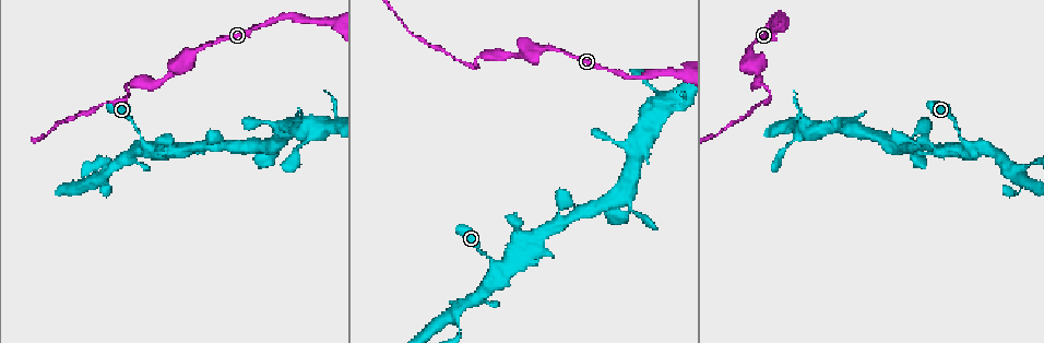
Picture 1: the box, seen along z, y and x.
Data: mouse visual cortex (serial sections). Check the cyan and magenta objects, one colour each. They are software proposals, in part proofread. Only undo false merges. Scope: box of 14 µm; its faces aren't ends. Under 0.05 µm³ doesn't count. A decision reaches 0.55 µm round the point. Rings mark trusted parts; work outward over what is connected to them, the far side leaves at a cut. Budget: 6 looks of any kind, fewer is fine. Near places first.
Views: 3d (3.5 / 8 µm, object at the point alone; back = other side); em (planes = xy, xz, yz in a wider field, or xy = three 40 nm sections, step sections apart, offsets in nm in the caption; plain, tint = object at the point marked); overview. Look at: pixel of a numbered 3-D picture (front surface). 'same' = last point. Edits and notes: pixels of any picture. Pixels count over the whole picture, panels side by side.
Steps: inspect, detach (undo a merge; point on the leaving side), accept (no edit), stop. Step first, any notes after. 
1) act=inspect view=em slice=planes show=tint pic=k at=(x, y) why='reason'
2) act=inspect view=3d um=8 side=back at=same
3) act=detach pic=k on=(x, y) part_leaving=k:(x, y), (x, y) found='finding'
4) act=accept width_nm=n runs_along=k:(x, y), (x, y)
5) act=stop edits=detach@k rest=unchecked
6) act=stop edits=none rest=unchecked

act=inspect view=3d um=3.5 pic=1 at=(476, 59)

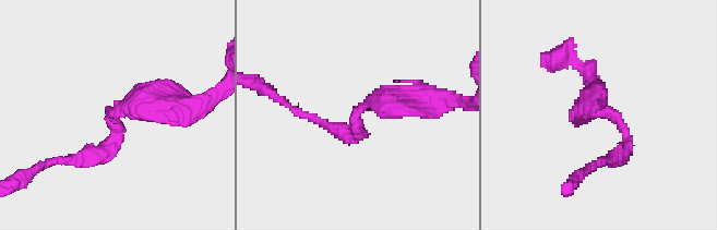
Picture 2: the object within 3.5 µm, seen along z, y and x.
act=inspect view=em slice=xy step=3 show=tint pic=2 at=(608, 112)

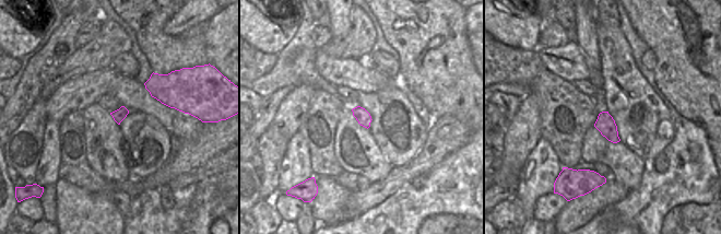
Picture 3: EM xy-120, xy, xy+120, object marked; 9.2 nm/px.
act=accept arm_widths_nm=200,350 runs_along=2:(175, 109), (110, 112), (114, 138), (84, 159) found='all the same cell'

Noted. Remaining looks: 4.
act=inspect view=3d um=3.5 side=back pic=1 at=(968, 149) why='abrupt turn'

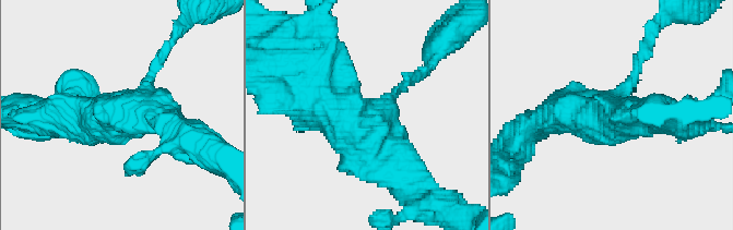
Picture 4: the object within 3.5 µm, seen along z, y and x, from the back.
act=inspect view=em slice=xy step=3 show=tint pic=4 at=(381, 116) why='shape alone is not enough'

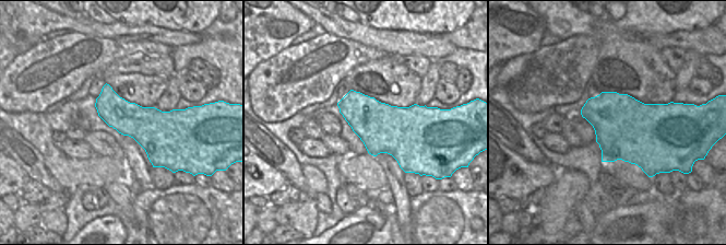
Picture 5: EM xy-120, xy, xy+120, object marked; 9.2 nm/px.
act=accept width_nm=440 runs_along=4:(156, 68), (127, 114), (62, 118) found='continuous, no second cell'

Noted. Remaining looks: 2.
act=inspect view=em slice=planes show=tint pic=1 at=(1019, 190) why='abrupt turn'

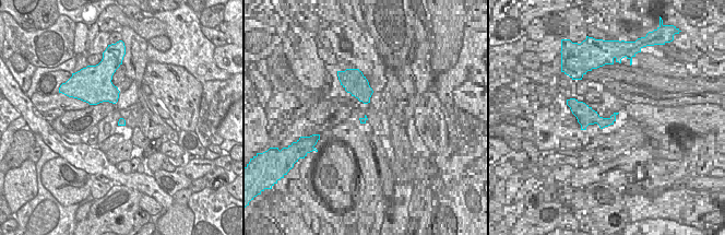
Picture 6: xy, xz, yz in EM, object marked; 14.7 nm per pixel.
act=inspect view=3d um=3.5 at=same

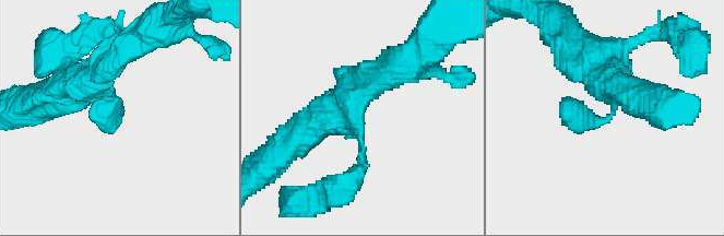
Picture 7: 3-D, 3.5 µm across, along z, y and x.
act=accept found='one cell here'

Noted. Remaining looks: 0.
act=stop edits=none rest=unchecked

